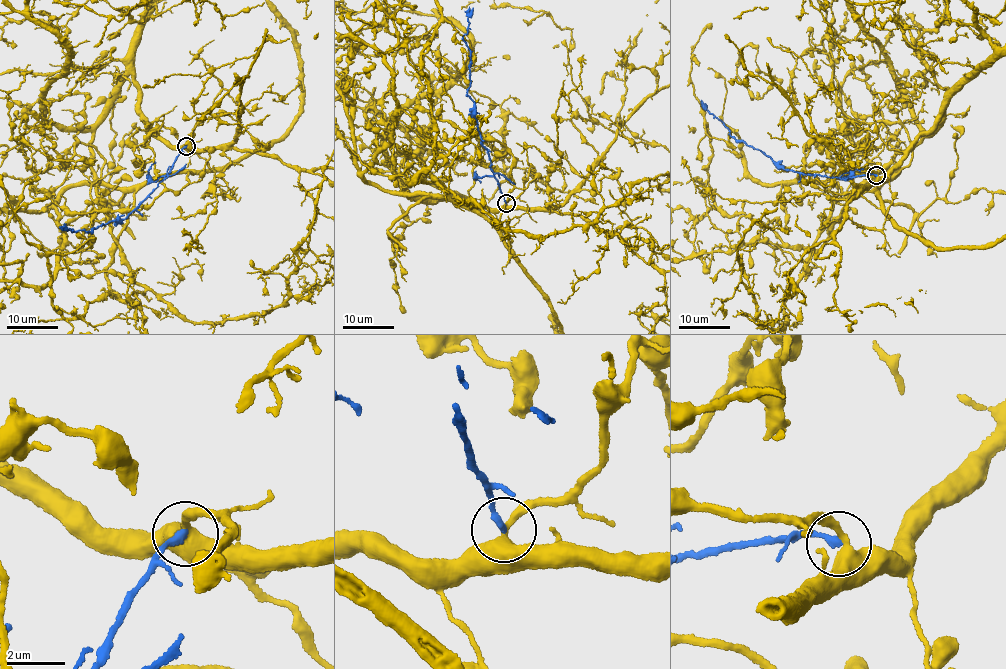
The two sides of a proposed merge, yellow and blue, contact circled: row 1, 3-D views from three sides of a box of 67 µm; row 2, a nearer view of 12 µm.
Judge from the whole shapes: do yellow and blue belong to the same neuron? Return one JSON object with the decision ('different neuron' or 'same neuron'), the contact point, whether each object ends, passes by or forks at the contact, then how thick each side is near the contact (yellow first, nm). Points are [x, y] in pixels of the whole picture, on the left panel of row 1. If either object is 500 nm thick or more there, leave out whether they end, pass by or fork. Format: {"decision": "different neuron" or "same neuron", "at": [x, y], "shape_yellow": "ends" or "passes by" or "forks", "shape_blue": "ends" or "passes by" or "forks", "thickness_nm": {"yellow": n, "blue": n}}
{"decision": "different neuron", "at": [186, 146], "shape_yellow": "passes by", "shape_blue": "ends", "thickness_nm": {"yellow": 480, "blue": 220}}

